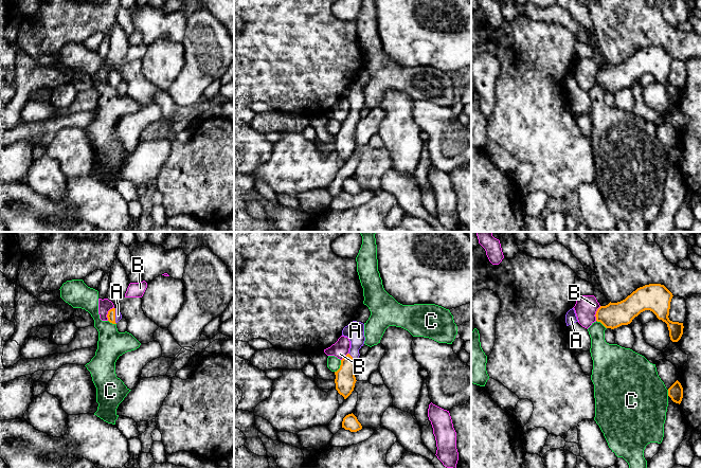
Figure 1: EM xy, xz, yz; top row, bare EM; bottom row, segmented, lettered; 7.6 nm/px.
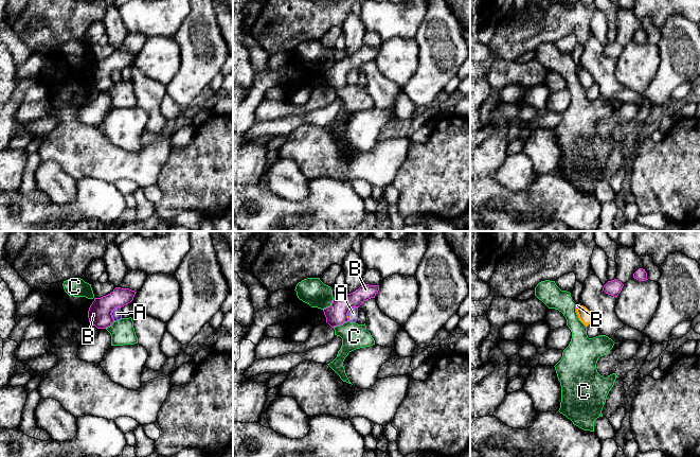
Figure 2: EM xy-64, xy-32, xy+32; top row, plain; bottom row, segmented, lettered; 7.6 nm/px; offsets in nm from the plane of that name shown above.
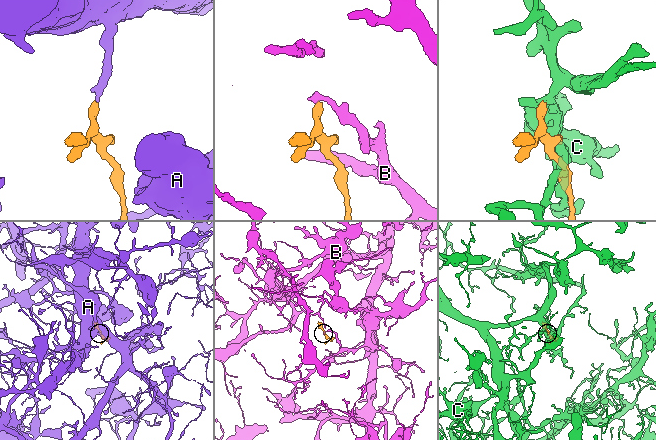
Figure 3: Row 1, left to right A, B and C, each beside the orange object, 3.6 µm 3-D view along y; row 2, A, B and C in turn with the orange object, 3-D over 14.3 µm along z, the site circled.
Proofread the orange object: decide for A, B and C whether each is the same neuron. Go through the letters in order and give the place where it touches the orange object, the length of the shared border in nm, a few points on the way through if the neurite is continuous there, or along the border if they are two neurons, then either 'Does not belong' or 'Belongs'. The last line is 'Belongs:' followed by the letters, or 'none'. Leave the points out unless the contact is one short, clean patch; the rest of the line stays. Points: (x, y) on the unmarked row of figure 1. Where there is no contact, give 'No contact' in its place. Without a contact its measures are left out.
A: Touches orange at xy (114, 78). Shared border 120 nm. Path across: xy (111, 76), (114, 78), (118, 77). Belongs
B: Touches orange at xy (108, 76). Shared border 120 nm. Boundary: xy (113, 70), (108, 74), (107, 83). Does not belong
C: Touches orange at xz (340, 129). Shared border 110 nm. Does not belong
Belongs: A

